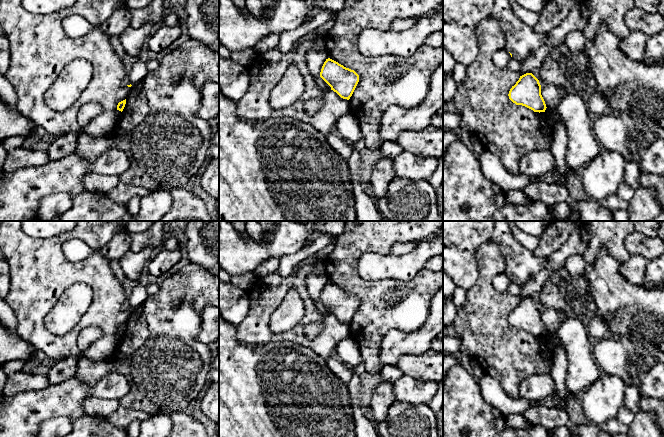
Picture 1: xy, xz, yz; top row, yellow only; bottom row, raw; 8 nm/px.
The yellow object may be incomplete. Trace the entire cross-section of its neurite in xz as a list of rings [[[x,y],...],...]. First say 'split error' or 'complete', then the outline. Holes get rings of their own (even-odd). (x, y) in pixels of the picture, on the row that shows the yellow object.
complete; [[[330,58],[324,62],[320,77],[331,87],[331,90],[347,100],[350,99],[359,82],[359,75],[354,70]]]

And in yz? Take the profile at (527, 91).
complete; [[[532,73],[520,76],[510,89],[508,96],[516,105],[525,106],[534,112],[545,112],[547,108],[541,95],[539,80]]]

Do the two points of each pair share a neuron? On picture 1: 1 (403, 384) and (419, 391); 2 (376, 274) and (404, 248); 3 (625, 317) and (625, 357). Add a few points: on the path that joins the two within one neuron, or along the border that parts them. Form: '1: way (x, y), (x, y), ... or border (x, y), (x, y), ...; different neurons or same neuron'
1: way (407, 388), (415, 391); same neuron
2: border (418, 242), (410, 251), (398, 256); different neurons
3: border (606, 335), (611, 337), (637, 338), (639, 340); different neurons

